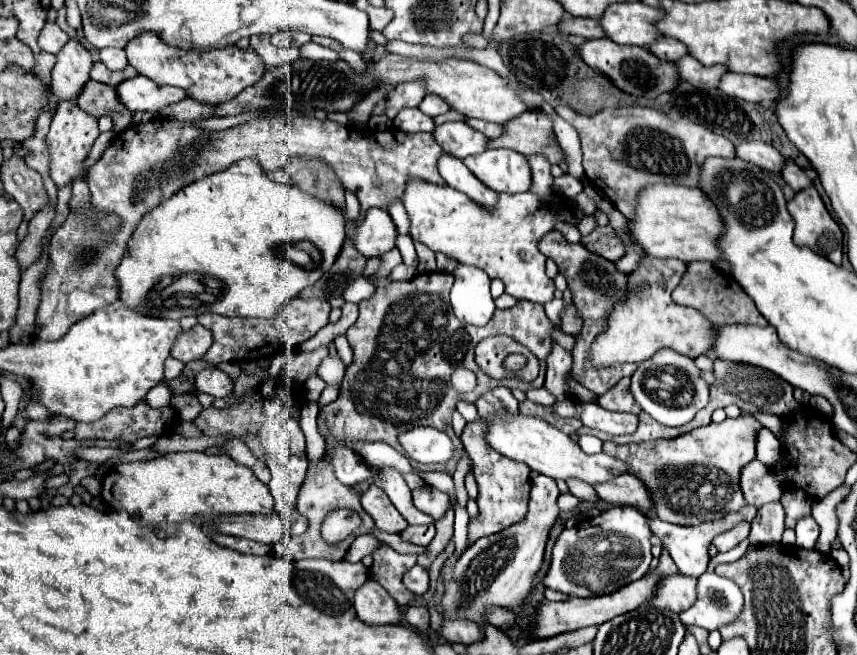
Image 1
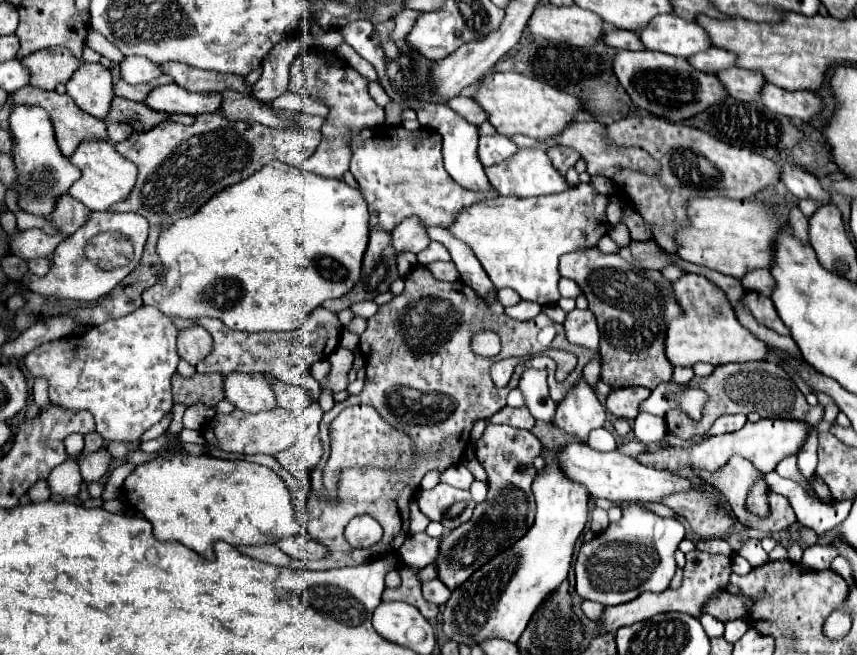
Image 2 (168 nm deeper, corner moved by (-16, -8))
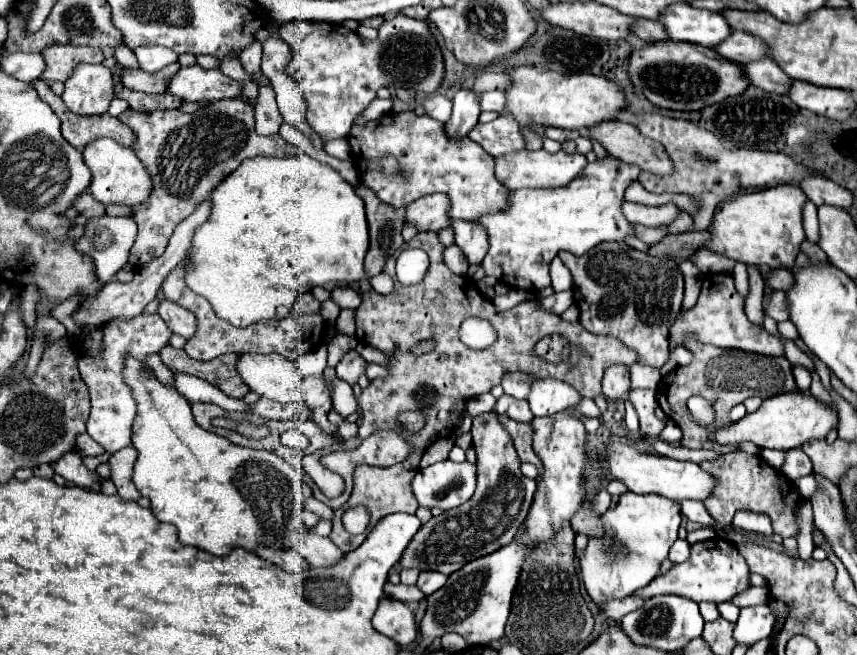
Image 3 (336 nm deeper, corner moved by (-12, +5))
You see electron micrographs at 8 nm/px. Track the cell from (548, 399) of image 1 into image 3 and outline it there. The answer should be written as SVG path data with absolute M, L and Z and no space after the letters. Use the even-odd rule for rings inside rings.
M512 372L512 374L506 374L504 380L502 380L504 394L510 394L510 396L520 398L520 400L526 400L534 380L536 380L536 376L530 374L530 372Z

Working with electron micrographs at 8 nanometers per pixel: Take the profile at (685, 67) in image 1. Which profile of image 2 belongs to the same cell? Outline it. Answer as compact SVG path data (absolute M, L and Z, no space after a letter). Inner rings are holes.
M740 67L724 69L724 73L718 73L718 79L726 87L728 95L738 101L758 101L764 85L768 83L764 75Z

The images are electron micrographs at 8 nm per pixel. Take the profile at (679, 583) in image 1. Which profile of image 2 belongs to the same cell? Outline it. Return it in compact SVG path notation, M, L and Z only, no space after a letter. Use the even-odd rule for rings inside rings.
M720 591L716 593L708 605L706 605L706 613L714 615L720 621L732 621L732 619L746 619L748 611L752 609L754 601L742 595L732 595L728 591Z

